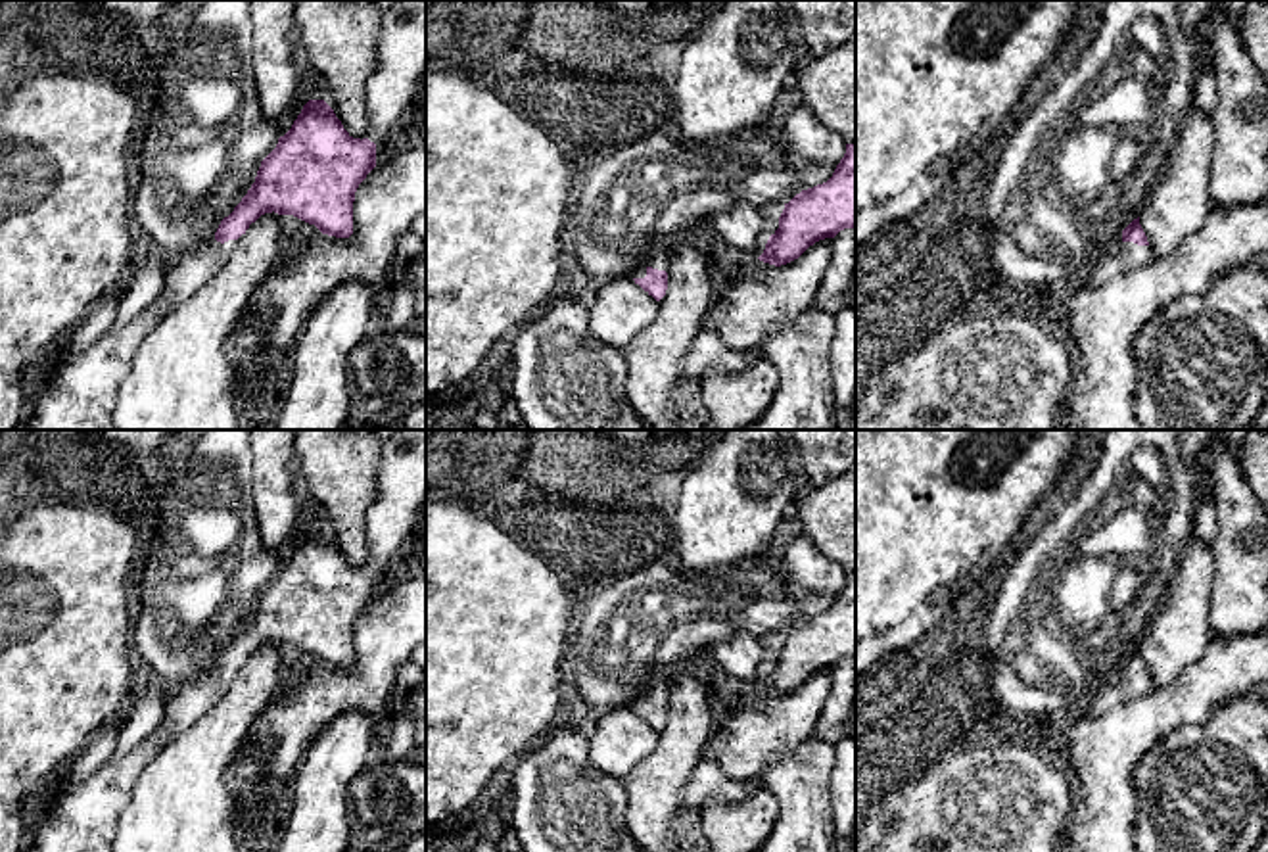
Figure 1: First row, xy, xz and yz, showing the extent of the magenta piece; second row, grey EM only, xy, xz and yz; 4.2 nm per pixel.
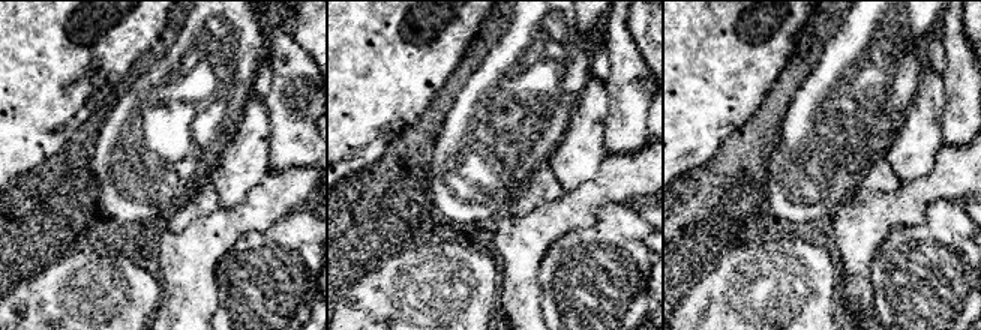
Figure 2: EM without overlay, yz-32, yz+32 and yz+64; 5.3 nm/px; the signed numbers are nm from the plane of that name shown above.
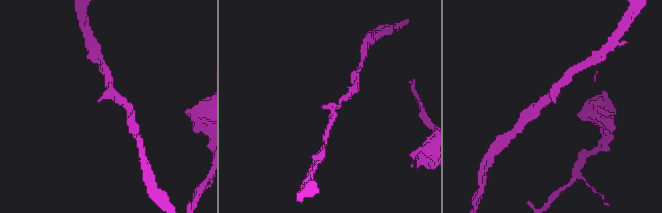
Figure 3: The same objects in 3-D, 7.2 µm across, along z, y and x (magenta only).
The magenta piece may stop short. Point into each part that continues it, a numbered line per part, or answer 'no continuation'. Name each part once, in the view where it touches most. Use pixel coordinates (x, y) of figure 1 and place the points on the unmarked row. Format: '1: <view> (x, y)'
1: yz (1132, 686)

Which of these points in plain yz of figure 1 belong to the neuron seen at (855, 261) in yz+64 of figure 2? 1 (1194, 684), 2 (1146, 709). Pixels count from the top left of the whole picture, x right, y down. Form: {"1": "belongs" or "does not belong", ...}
{"1": "belongs", "2": "belongs"}

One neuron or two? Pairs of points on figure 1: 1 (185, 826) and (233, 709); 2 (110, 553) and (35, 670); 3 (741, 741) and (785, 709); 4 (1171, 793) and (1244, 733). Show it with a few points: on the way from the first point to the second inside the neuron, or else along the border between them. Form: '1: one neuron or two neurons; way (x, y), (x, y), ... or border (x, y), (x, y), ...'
1: one neuron; way (185, 797), (185, 781), (213, 737)
2: one neuron; way (81, 582), (66, 597), (64, 613), (39, 641)
3: one neuron; way (752, 733), (774, 720)
4: one neuron; way (1188, 789), (1226, 751)

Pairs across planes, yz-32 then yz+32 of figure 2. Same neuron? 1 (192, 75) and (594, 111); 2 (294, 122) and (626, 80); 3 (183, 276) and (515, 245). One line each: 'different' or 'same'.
1: different
2: same
3: same

